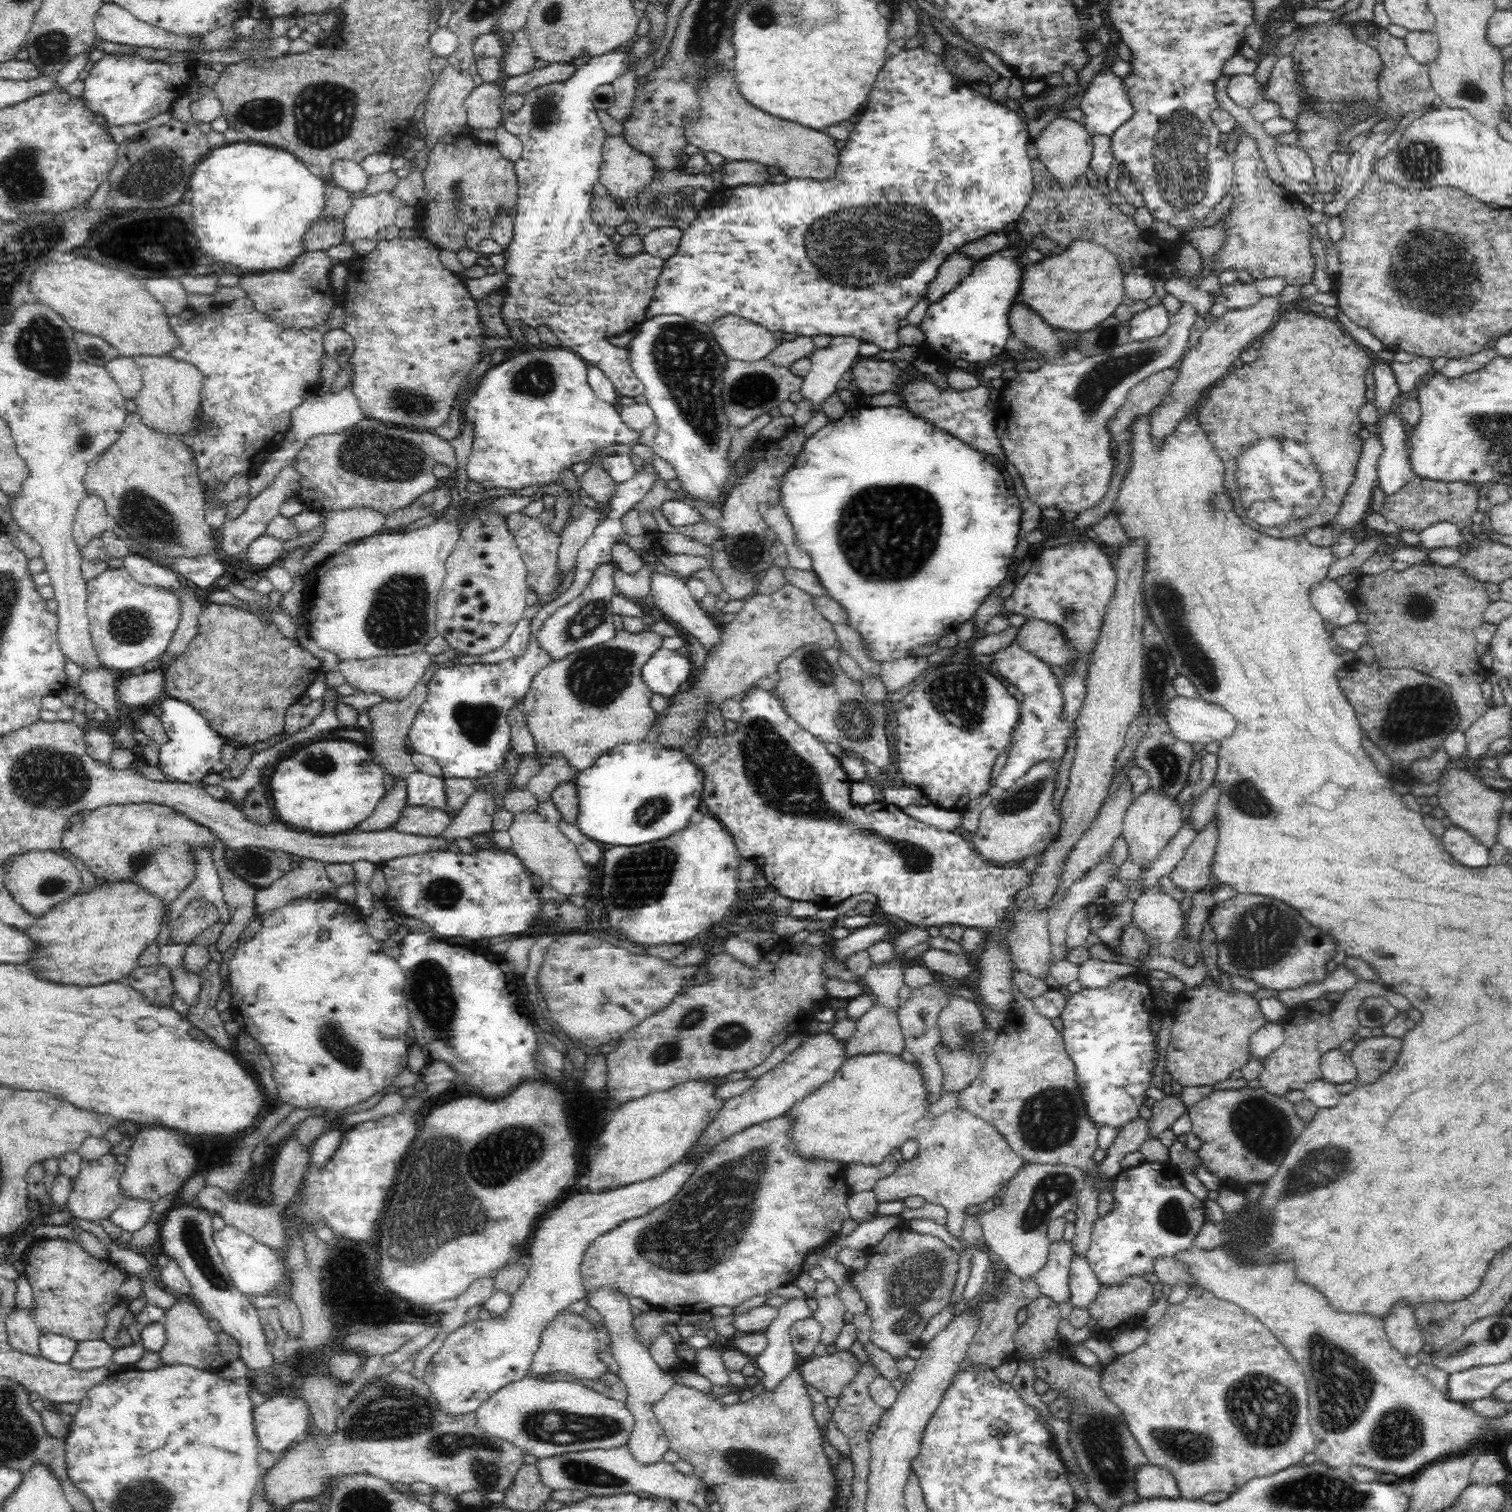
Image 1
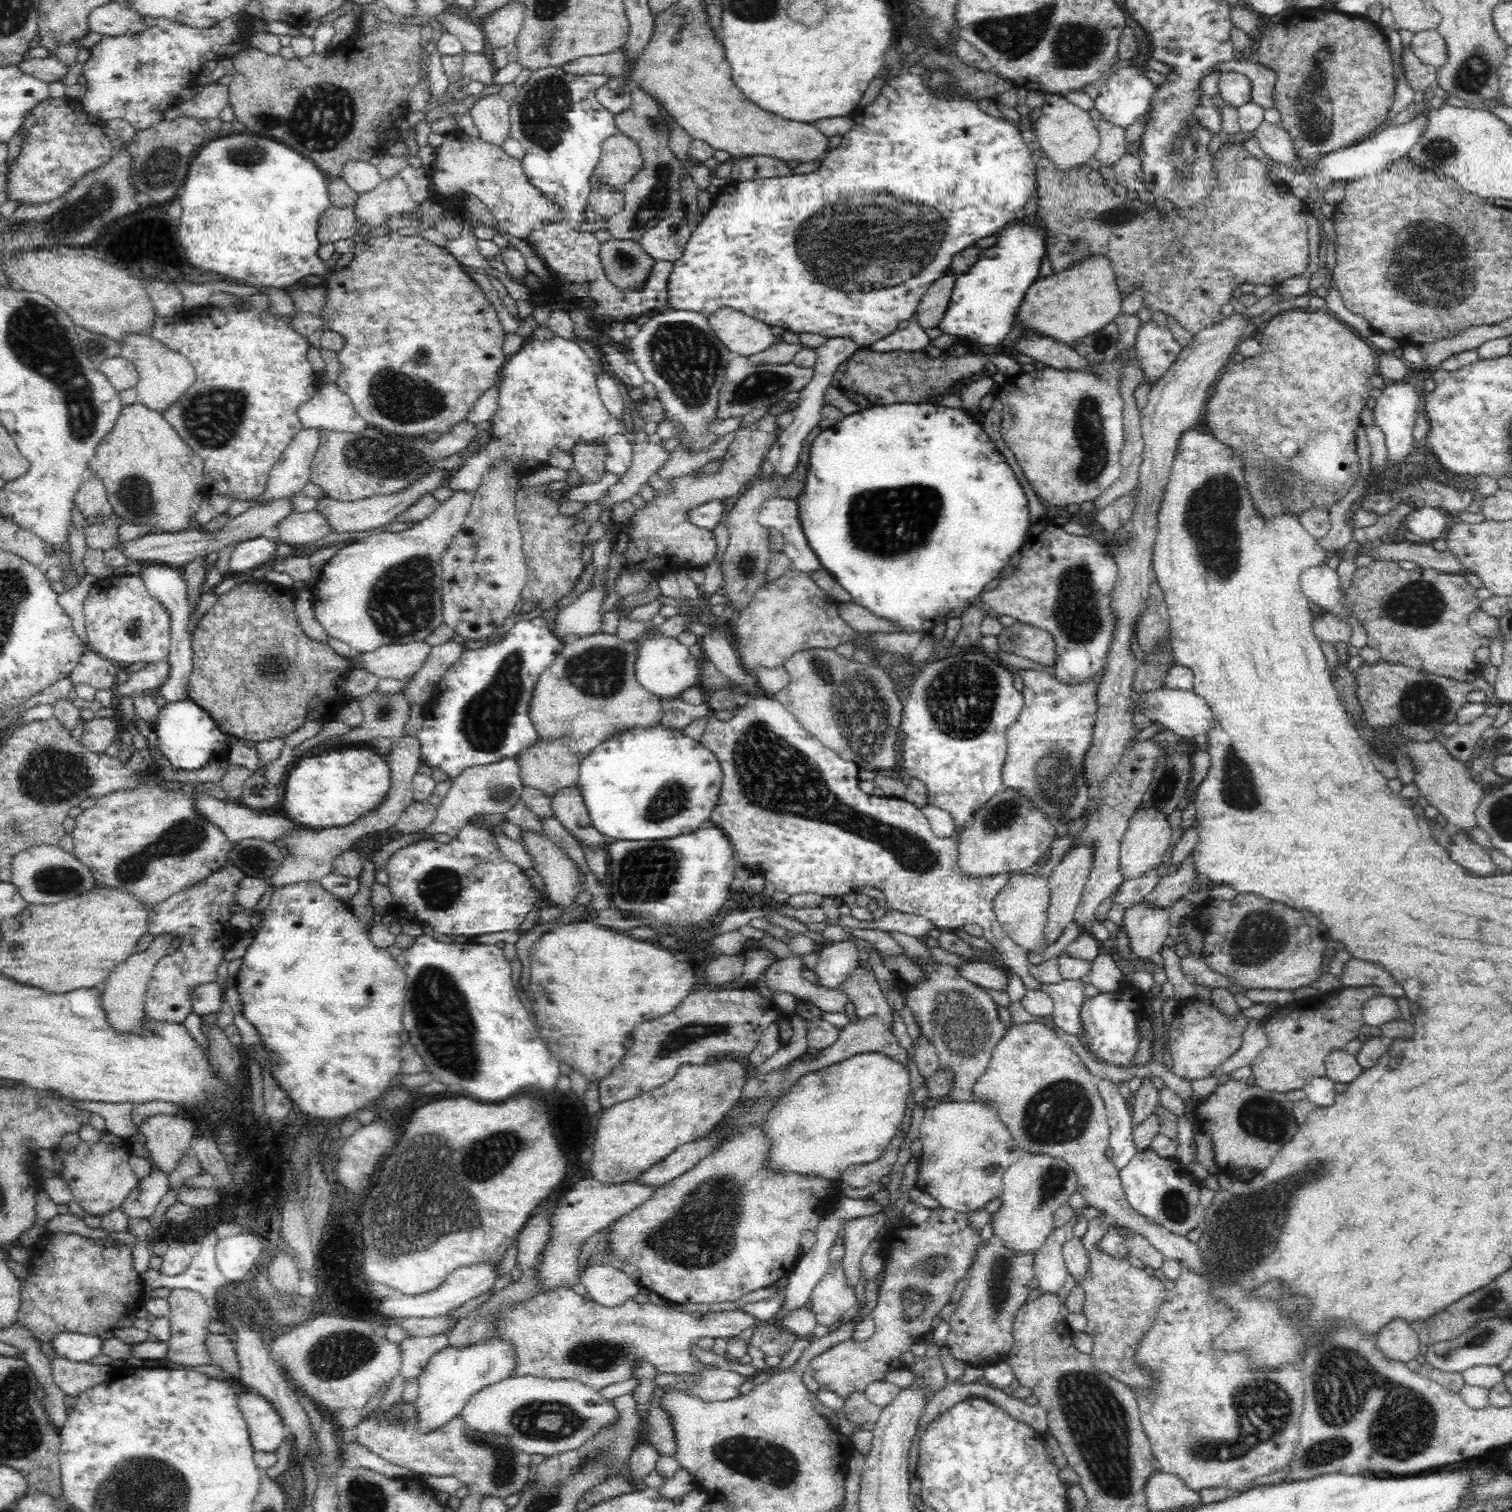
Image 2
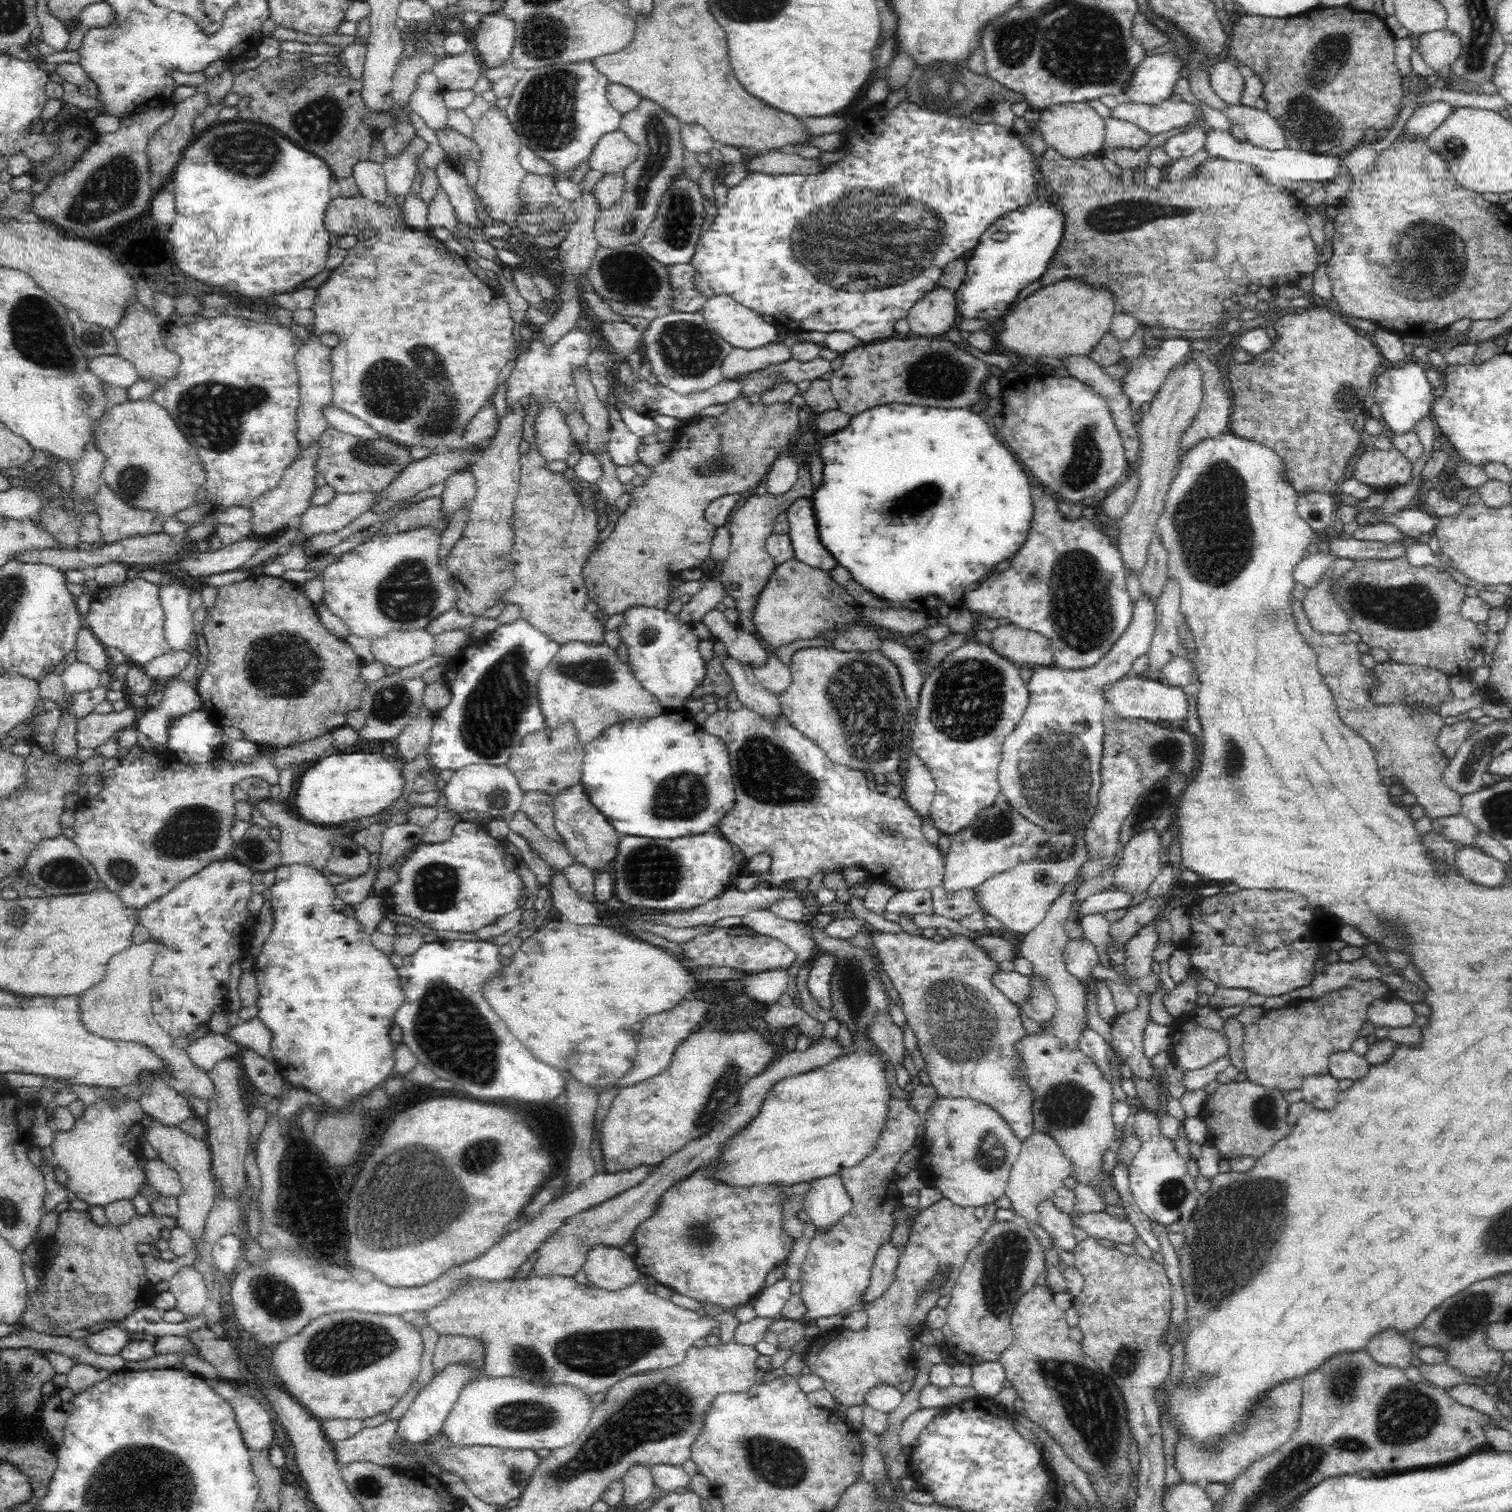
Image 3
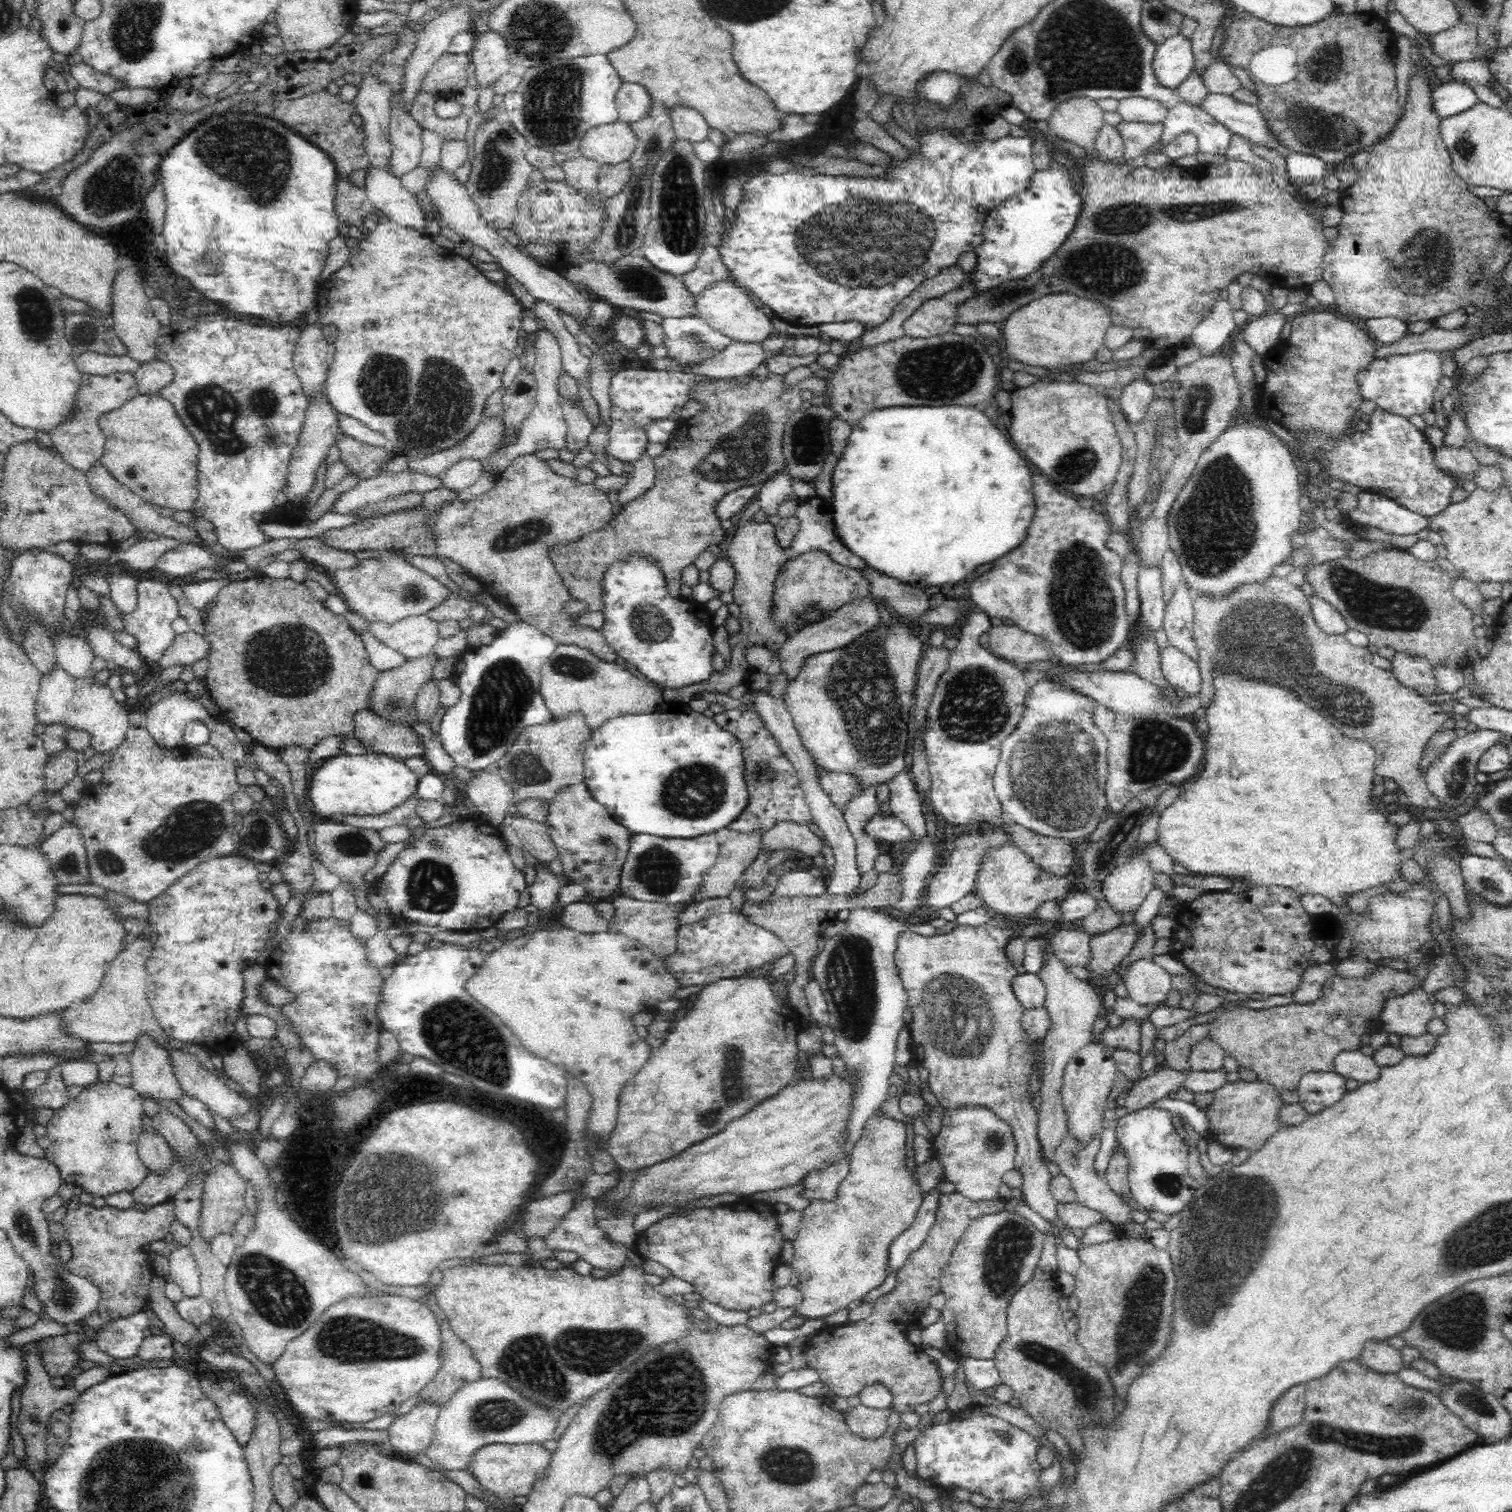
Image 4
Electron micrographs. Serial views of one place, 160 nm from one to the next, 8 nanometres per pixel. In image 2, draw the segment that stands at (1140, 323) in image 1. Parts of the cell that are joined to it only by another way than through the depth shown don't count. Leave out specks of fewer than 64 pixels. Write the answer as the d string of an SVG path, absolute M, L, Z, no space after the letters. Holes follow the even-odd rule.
M1152 319L1141 324L1138 332L1136 332L1135 352L1142 363L1143 379L1148 384L1154 384L1158 381L1176 362L1181 352L1181 347L1172 338L1172 333L1166 326L1156 324Z

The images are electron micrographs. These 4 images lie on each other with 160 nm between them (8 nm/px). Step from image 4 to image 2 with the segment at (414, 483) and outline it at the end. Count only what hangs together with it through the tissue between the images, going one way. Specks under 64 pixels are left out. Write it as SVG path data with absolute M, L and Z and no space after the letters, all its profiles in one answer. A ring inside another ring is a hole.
M316 510L302 514L290 514L276 524L271 534L278 542L295 546L315 543L330 532L326 518Z

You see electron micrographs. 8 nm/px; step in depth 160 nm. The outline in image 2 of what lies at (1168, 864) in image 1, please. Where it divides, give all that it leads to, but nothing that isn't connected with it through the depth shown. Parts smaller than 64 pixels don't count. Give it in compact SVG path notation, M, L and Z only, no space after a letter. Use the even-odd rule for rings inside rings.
M1156 866L1156 869L1148 870L1148 872L1142 874L1140 878L1123 881L1123 883L1117 887L1115 894L1112 894L1114 902L1116 904L1122 904L1124 908L1130 908L1132 904L1143 902L1162 878L1162 876L1158 874L1158 868L1160 867Z

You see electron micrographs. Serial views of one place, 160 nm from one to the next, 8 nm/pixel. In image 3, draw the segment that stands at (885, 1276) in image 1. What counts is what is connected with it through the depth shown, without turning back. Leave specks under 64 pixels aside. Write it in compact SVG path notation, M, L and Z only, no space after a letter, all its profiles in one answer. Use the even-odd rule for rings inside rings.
M946 1198L922 1210L914 1220L906 1246L901 1250L892 1284L879 1299L864 1306L869 1317L868 1326L862 1332L848 1332L848 1329L842 1328L838 1338L836 1332L827 1332L810 1342L810 1350L806 1352L808 1370L824 1381L825 1388L837 1402L841 1402L846 1408L861 1405L865 1402L865 1394L879 1384L895 1386L903 1394L912 1388L917 1366L915 1359L910 1355L911 1342L917 1333L926 1327L928 1313L938 1307L938 1300L951 1294L969 1252L980 1243L982 1236L994 1223L996 1212L994 1204L979 1208L959 1207Z

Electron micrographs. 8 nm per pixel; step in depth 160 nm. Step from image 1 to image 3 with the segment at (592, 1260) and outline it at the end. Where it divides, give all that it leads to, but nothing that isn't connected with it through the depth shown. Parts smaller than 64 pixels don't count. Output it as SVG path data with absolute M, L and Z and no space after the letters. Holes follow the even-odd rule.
M698 1168L663 1193L656 1213L636 1228L632 1236L638 1249L633 1256L636 1269L675 1293L703 1303L724 1308L751 1304L767 1274L787 1260L794 1246L795 1239L783 1229L786 1190L784 1185L731 1186L709 1176L708 1168Z

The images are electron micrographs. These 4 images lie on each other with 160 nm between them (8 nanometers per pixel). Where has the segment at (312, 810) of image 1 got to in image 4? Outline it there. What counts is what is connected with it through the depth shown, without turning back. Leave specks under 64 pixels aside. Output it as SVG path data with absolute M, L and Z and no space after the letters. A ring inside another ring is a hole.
M339 754L327 759L312 774L310 810L327 818L336 813L378 816L404 804L410 796L416 796L418 777L408 769L404 761L385 754Z

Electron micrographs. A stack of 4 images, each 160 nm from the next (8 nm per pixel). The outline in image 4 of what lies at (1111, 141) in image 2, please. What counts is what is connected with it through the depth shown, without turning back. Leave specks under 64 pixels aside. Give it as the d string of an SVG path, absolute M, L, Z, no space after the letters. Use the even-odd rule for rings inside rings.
M1163 121L1155 123L1122 122L1118 124L1118 131L1124 143L1123 158L1132 163L1139 163L1148 150L1156 141L1162 138L1164 132Z

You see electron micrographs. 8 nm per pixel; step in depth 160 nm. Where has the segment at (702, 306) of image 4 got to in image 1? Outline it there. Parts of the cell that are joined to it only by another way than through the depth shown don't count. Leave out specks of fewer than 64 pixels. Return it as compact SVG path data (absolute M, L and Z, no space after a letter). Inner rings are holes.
M724 315L708 327L724 355L732 360L752 364L767 359L780 343L767 328L740 315Z

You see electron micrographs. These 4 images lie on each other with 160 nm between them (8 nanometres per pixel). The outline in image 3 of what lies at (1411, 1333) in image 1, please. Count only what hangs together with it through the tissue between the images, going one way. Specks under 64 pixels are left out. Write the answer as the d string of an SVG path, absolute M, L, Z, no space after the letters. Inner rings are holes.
M1384 1329L1364 1348L1378 1364L1404 1370L1411 1365L1415 1355L1412 1353L1411 1344L1412 1342L1406 1340L1398 1331Z

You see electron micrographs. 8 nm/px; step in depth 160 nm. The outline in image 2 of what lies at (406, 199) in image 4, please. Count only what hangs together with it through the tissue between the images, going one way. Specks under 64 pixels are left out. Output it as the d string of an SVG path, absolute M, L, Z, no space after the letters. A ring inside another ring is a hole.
M363 160L345 162L340 178L359 195L374 190L381 183L377 167Z

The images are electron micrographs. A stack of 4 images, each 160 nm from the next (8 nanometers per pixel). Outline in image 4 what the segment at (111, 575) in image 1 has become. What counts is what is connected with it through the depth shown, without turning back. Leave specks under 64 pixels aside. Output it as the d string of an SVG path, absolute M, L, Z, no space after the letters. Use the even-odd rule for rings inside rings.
M144 579L138 582L138 608L132 614L124 614L124 632L136 638L137 651L145 662L158 661L168 646L172 644L176 633L172 623L180 620L178 602L170 594L166 583Z

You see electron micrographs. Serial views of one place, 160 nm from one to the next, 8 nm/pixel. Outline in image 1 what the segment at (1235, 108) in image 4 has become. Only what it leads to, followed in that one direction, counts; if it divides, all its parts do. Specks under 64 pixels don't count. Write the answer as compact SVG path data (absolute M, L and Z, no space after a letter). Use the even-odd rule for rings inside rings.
M1280 144L1277 152L1289 182L1296 180L1308 185L1314 183L1315 168L1312 159L1302 149Z

